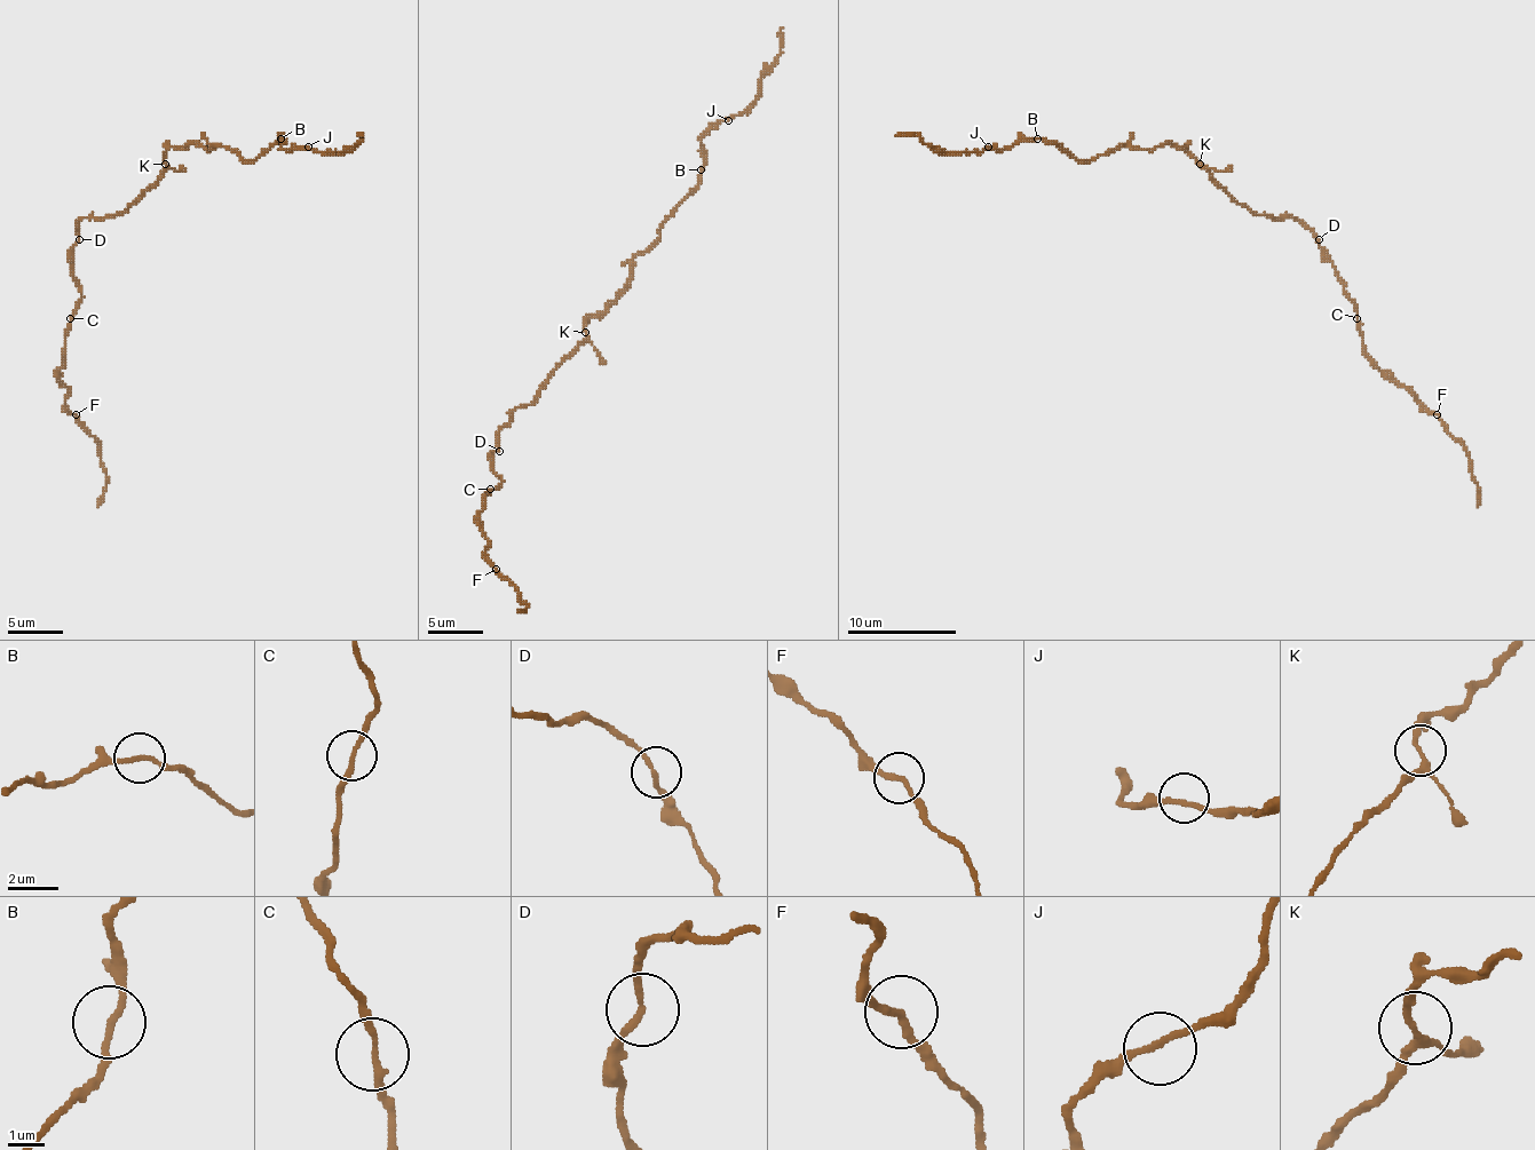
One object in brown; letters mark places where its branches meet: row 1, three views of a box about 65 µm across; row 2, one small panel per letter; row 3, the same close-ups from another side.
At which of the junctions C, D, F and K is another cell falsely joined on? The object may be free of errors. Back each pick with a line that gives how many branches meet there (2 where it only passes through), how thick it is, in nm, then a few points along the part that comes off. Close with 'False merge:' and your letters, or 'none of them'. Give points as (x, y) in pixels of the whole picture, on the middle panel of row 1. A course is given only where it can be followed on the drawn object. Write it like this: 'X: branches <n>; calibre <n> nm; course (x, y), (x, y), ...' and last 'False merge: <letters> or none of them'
False merge: none of them

